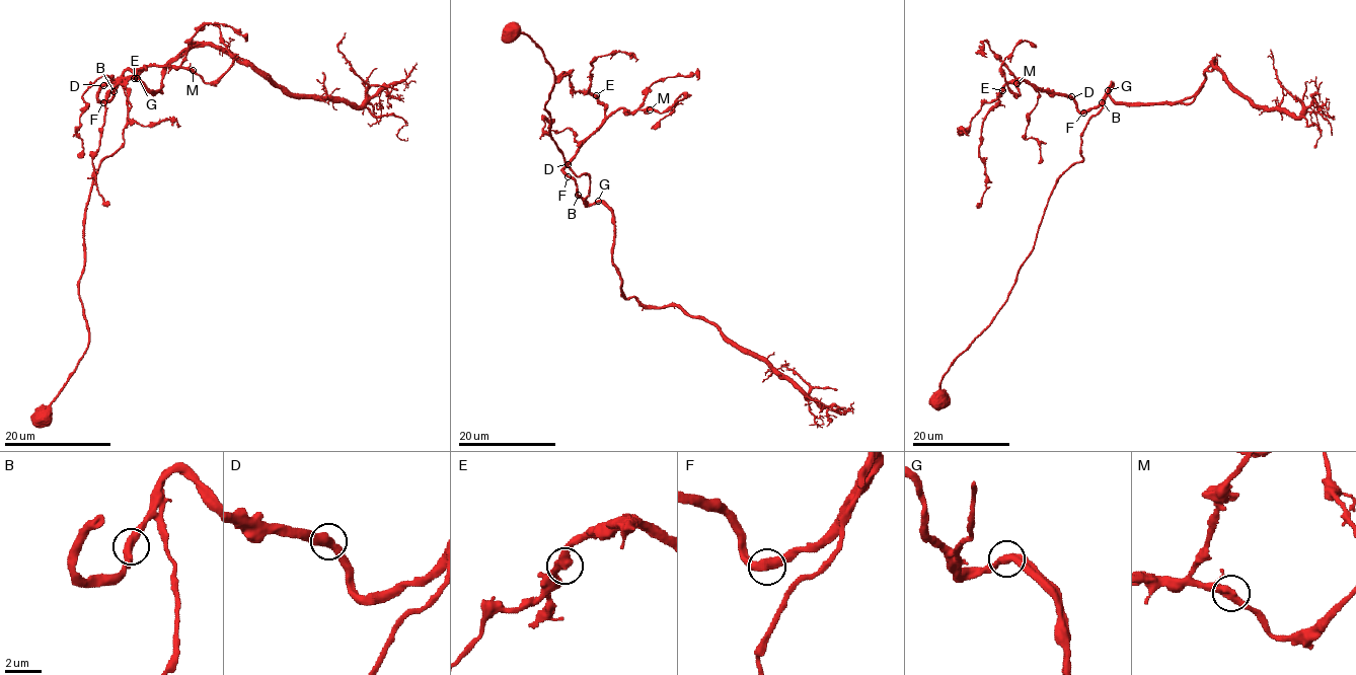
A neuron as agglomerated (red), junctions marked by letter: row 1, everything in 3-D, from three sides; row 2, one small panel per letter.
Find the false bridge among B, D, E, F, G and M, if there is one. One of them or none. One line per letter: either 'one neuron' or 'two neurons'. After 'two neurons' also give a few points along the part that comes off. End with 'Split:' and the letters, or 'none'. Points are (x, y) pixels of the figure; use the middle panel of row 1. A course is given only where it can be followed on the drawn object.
B: one neuron
D: one neuron
E: one neuron
F: one neuron
G: one neuron
M: one neuron
Split: none

